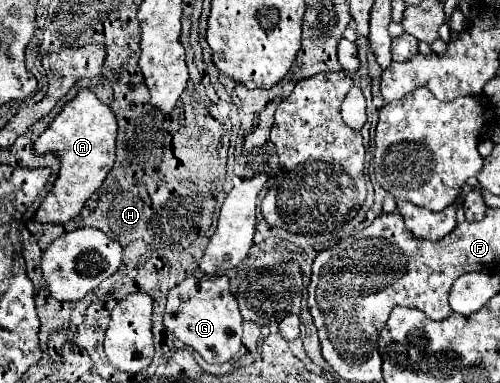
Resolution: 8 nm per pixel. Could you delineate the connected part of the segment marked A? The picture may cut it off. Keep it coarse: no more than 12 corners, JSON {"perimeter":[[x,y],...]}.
{"perimeter":[[88,89],[34,141],[58,179],[34,221],[66,223],[112,169],[118,125]]}

